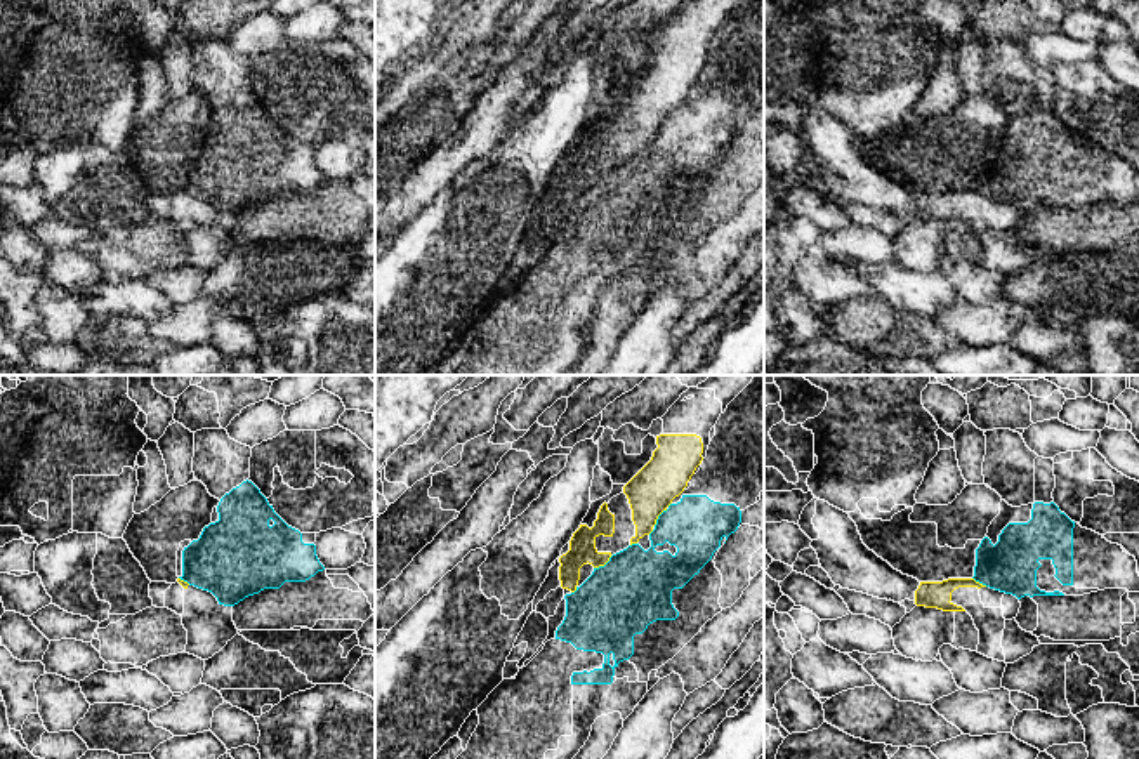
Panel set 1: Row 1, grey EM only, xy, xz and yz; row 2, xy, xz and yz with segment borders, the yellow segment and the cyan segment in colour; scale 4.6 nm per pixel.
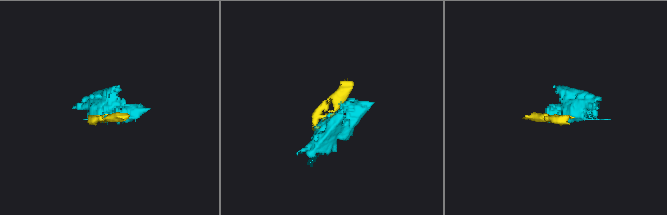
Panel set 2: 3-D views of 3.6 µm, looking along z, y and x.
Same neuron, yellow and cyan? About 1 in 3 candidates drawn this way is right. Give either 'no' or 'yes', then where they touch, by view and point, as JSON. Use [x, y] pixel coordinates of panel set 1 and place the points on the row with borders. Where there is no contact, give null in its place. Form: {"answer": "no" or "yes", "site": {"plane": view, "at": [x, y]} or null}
{"answer": "no", "site": {"plane": "xz", "at": [603, 565]}}

